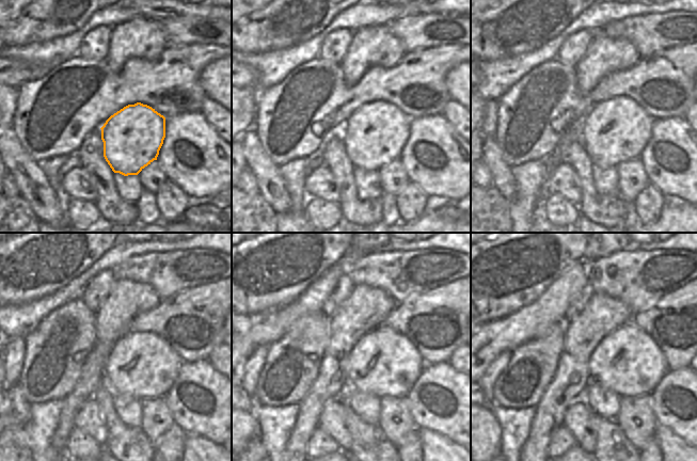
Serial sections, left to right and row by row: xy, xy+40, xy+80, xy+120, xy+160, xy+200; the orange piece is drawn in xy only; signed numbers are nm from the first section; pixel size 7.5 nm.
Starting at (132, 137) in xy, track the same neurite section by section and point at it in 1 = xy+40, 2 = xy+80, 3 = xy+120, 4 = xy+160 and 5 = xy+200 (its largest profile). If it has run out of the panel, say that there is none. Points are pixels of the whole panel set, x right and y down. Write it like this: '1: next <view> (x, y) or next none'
1: next xy+40 (374, 136)
2: next xy+80 (616, 130)
3: next xy+120 (142, 365)
4: next xy+160 (383, 363)
5: next xy+200 (628, 362)

